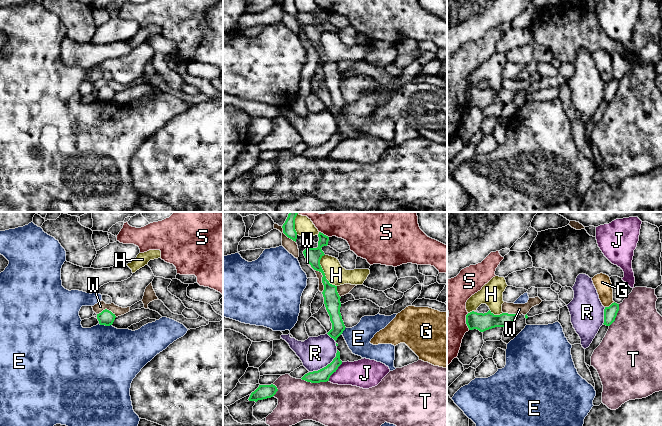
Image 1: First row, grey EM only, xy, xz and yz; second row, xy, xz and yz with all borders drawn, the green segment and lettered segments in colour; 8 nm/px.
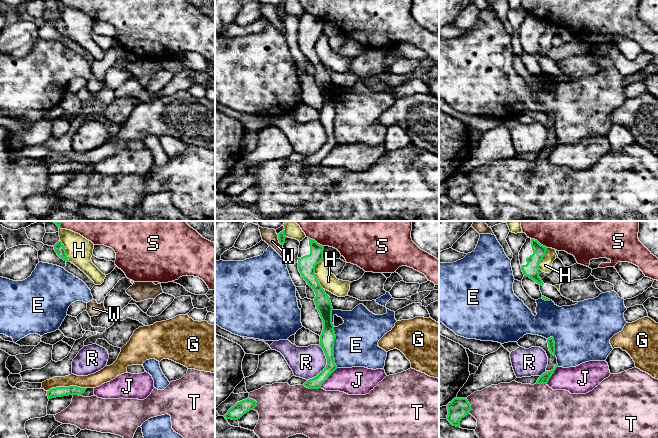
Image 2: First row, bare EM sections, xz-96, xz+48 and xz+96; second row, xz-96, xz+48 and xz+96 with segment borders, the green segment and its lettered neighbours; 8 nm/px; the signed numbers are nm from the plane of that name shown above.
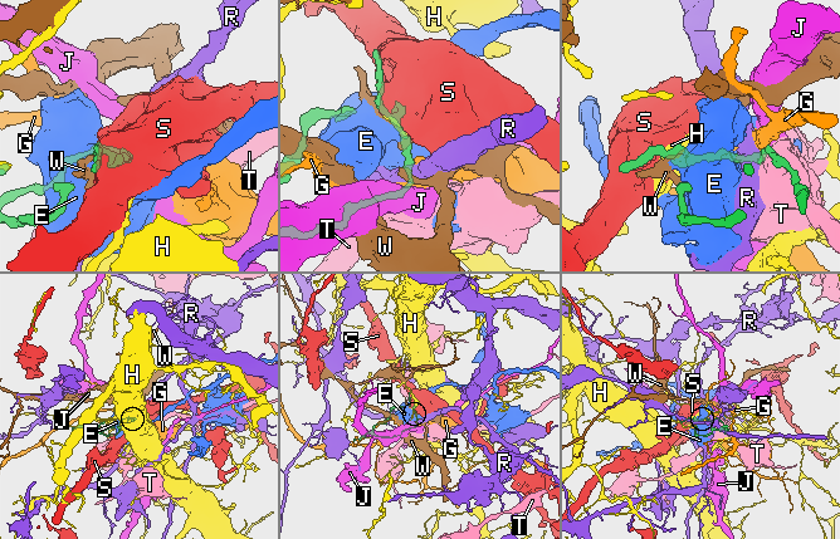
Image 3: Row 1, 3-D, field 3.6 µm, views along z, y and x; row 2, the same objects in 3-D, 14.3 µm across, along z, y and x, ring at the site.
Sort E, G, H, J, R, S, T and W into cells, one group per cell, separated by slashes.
E / G / H / J / R / S / T / W

